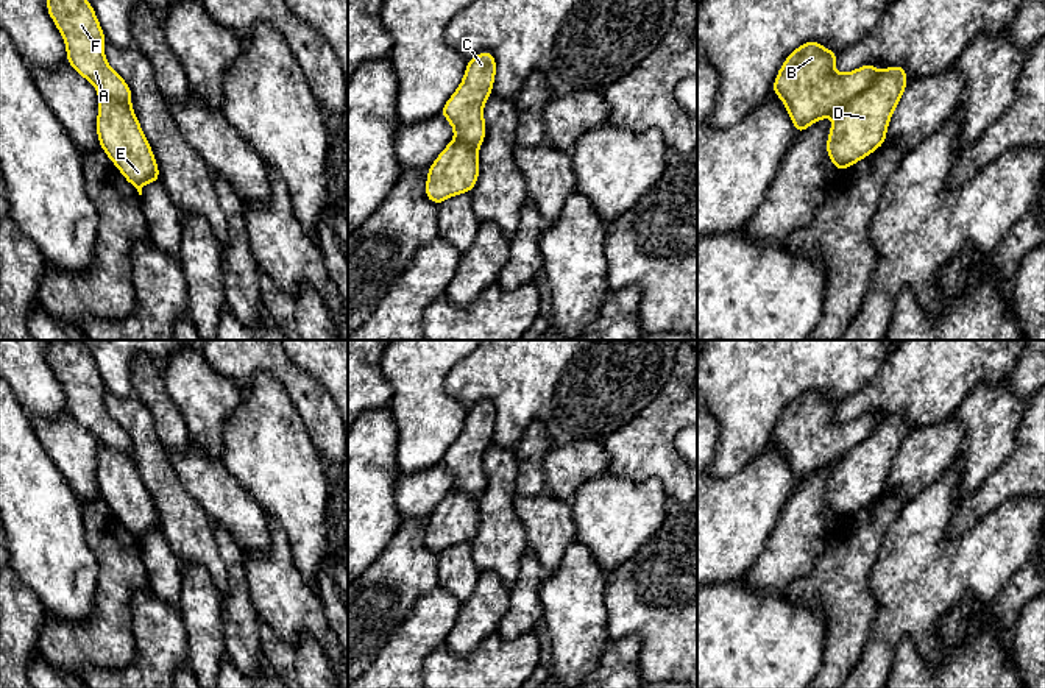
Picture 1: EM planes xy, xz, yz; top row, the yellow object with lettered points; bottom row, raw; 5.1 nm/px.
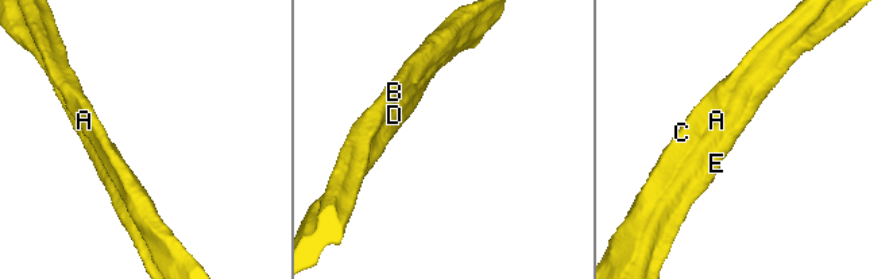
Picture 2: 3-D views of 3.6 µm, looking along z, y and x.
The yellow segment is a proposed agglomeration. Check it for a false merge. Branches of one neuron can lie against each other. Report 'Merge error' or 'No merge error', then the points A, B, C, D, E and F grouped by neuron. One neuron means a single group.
Merge error. Groups: A B C F / D E

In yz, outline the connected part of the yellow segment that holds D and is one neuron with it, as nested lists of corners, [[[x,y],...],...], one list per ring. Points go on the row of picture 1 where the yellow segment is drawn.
[[[889,66],[836,114],[827,139],[827,156],[839,172],[884,145],[889,122],[906,86],[905,67]]]

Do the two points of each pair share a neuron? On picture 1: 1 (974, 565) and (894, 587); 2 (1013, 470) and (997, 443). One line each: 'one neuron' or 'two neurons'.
1: one neuron
2: two neurons

